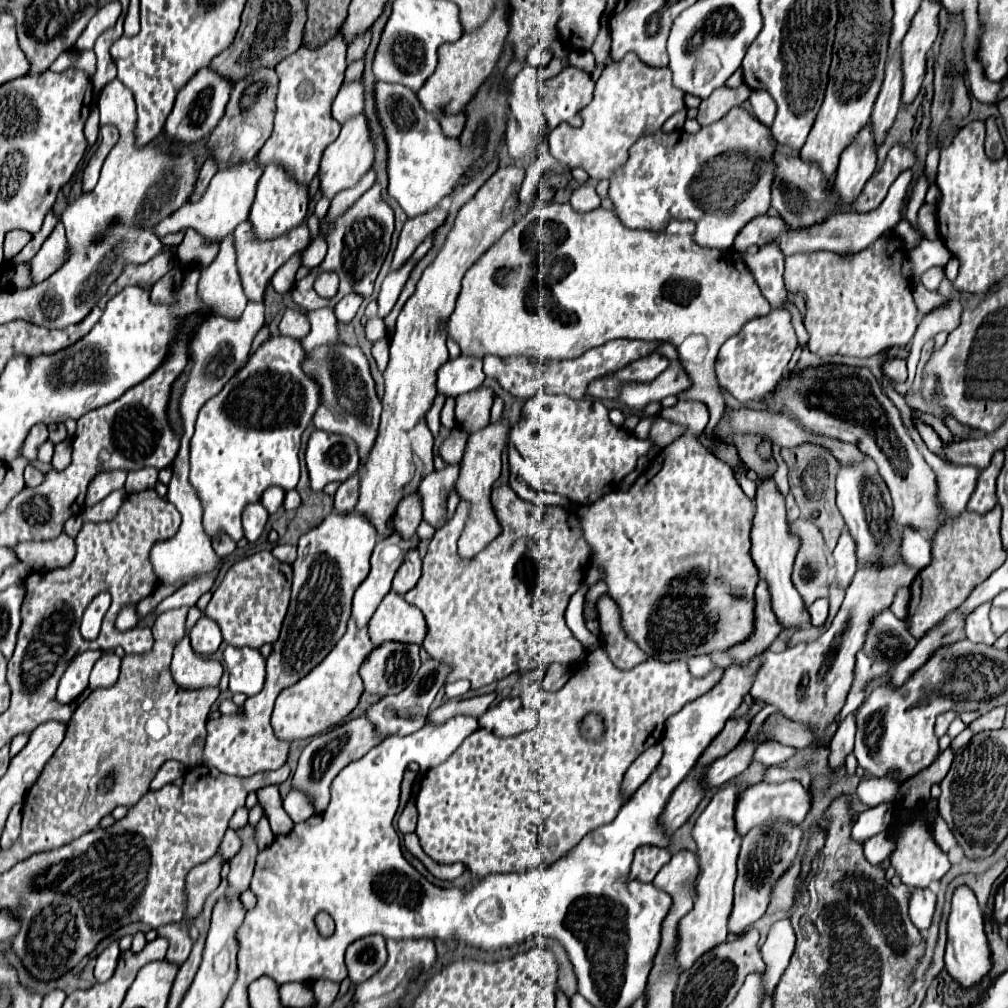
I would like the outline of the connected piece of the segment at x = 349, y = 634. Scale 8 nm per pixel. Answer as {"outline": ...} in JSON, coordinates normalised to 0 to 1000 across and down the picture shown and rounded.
{"outline":[[[347,613],[343,629],[337,633],[331,645],[317,657],[317,661],[313,661],[304,673],[300,673],[300,677],[284,683],[276,690],[270,706],[270,722],[274,732],[286,736],[296,732],[308,732],[339,716],[353,702],[357,688],[361,687],[355,665],[367,651],[369,643],[371,641],[365,631],[365,621],[355,623],[351,613]]]}

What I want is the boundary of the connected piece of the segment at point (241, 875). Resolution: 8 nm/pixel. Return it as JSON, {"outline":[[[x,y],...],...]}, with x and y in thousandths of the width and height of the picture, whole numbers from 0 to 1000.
{"outline":[[[242,819],[240,821],[240,843],[228,853],[228,867],[226,867],[226,883],[224,883],[224,891],[232,891],[236,887],[240,887],[242,883],[246,883],[248,879],[248,871],[252,865],[252,853],[256,847],[254,835],[252,835],[252,821],[250,819]]]}

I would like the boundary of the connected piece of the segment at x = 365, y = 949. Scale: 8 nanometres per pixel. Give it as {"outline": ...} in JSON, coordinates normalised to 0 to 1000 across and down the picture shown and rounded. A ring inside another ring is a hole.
{"outline":[[[361,929],[347,937],[343,942],[345,970],[351,976],[359,976],[369,970],[383,956],[383,935],[379,929]]]}

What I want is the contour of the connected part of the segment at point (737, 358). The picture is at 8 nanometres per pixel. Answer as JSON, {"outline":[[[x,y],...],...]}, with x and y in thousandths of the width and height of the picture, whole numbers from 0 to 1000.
{"outline":[[[766,308],[762,313],[754,313],[744,317],[736,327],[724,333],[710,357],[710,373],[716,385],[720,385],[734,401],[742,399],[758,399],[766,393],[776,377],[778,365],[782,363],[788,347],[792,343],[790,329],[784,319],[782,308]]]}

